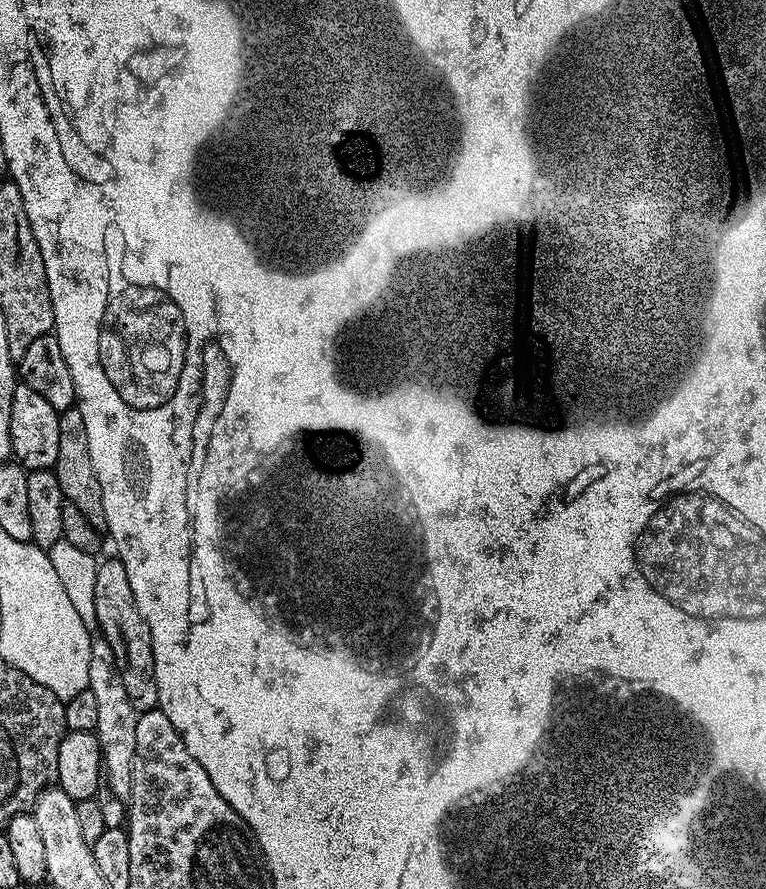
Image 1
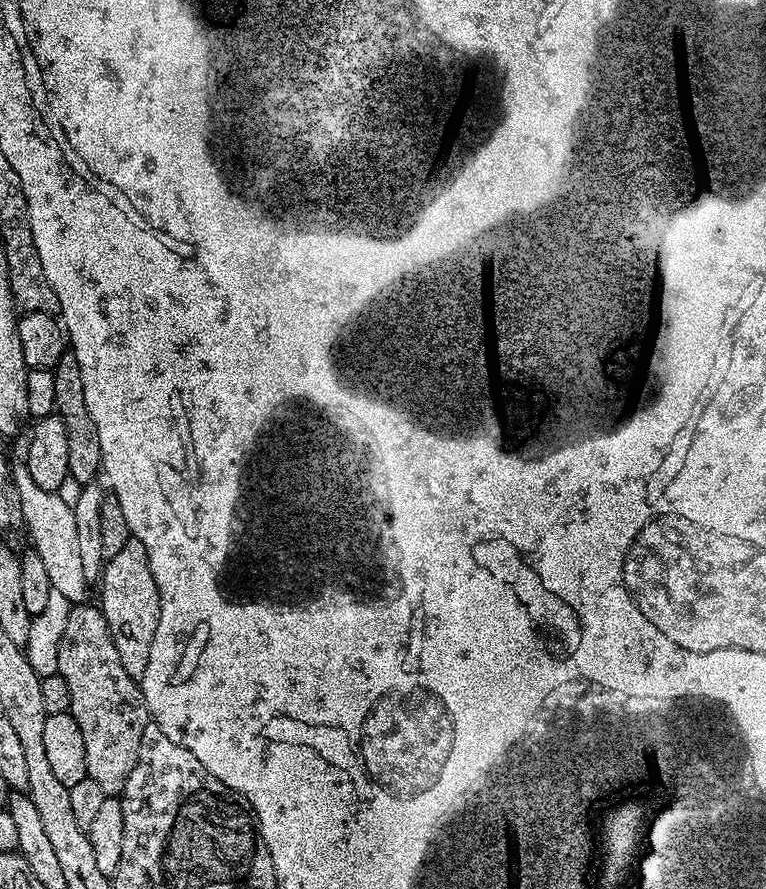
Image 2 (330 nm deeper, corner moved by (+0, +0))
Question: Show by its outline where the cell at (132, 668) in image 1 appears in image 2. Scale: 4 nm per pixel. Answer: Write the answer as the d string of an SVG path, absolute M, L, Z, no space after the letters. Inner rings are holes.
M135 538L128 540L126 546L122 546L118 554L114 554L114 558L106 561L100 573L98 587L98 607L106 618L106 626L110 626L118 658L121 659L126 674L139 678L146 674L146 665L150 662L150 642L154 642L154 630L158 630L160 621L160 595L146 546L142 546L142 542Z

